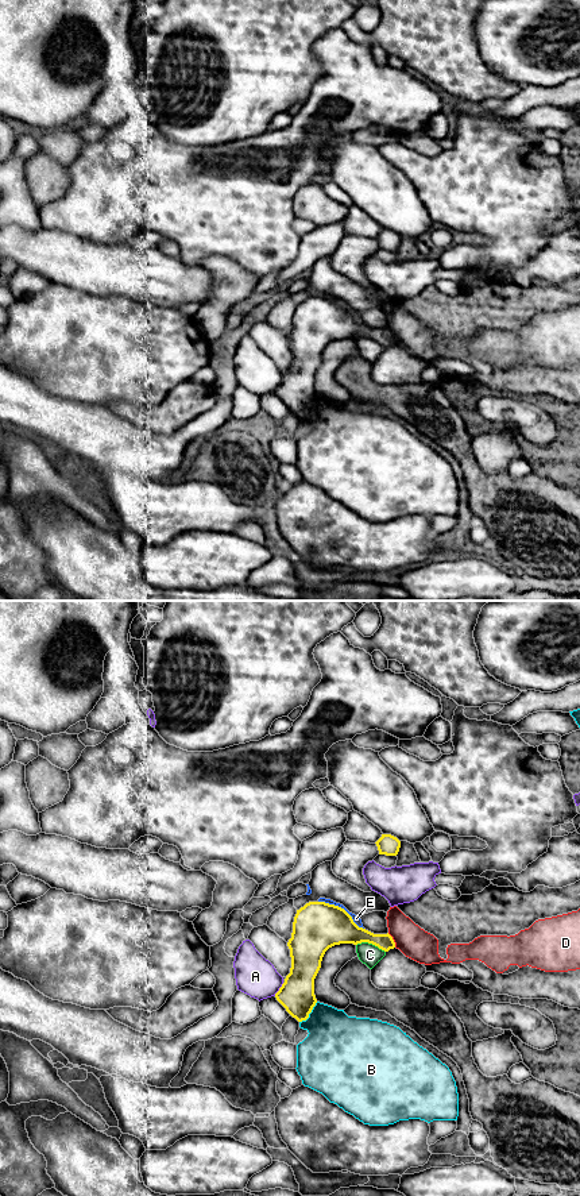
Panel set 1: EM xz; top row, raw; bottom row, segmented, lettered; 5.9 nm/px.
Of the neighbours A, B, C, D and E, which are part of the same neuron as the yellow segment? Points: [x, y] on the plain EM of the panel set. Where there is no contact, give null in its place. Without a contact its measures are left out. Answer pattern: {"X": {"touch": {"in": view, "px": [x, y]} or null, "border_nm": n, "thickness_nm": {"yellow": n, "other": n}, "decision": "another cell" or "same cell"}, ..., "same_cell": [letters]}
{"A": {"touch": {"in": "xz", "px": [279, 385]}, "border_nm": 100, "thickness_nm": {"yellow": 200, "other": 240}, "decision": "another cell"}, "B": {"touch": {"in": "xz", "px": [309, 408]}, "border_nm": 170, "thickness_nm": {"yellow": 200, "other": 360}, "decision": "another cell"}, "C": {"touch": {"in": "xz", "px": [371, 338]}, "border_nm": 180, "thickness_nm": {"yellow": 220, "other": 130}, "decision": "another cell"}, "D": {"touch": {"in": "xz", "px": [393, 335]}, "border_nm": 100, "thickness_nm": {"yellow": 110, "other": 190}, "decision": "another cell"}, "E": {"touch": {"in": "xz", "px": [340, 303]}, "border_nm": 320, "thickness_nm": {"yellow": 300, "other": 50}, "decision": "another cell"}, "same_cell": []}

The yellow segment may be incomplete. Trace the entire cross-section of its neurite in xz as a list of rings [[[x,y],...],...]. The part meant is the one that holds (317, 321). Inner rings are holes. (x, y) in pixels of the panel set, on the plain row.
[[[309,297],[294,312],[287,337],[291,352],[290,369],[275,389],[277,396],[298,417],[306,416],[317,398],[314,374],[325,347],[340,339],[368,337],[388,347],[395,343],[393,332],[374,329],[359,323],[341,302],[325,297]]]

